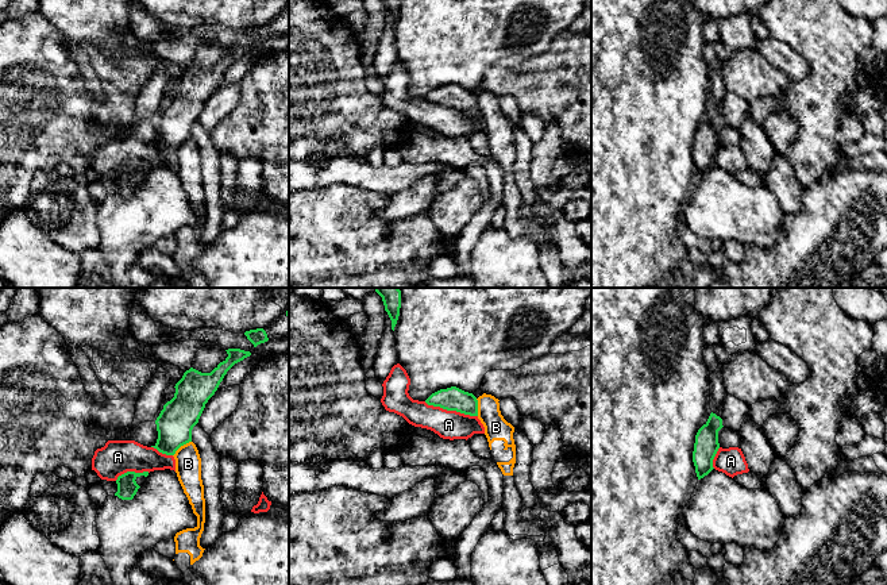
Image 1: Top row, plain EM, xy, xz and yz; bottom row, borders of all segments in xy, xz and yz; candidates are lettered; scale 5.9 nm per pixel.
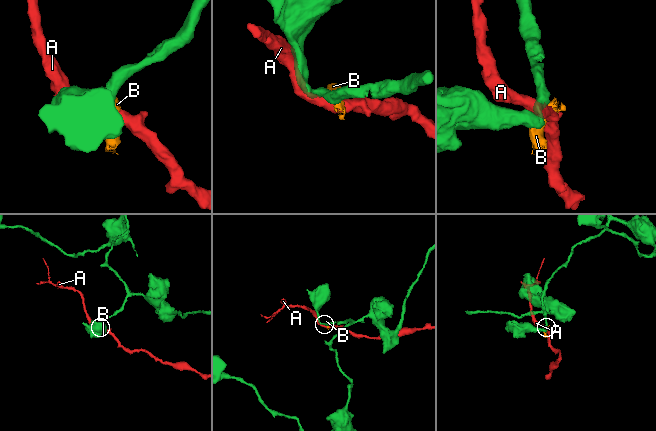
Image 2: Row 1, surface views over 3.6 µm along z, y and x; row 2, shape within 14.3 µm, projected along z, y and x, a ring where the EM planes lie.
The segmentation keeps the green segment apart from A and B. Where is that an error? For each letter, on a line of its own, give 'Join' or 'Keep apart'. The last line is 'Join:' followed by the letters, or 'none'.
A: Keep apart
B: Keep apart
Join: none

